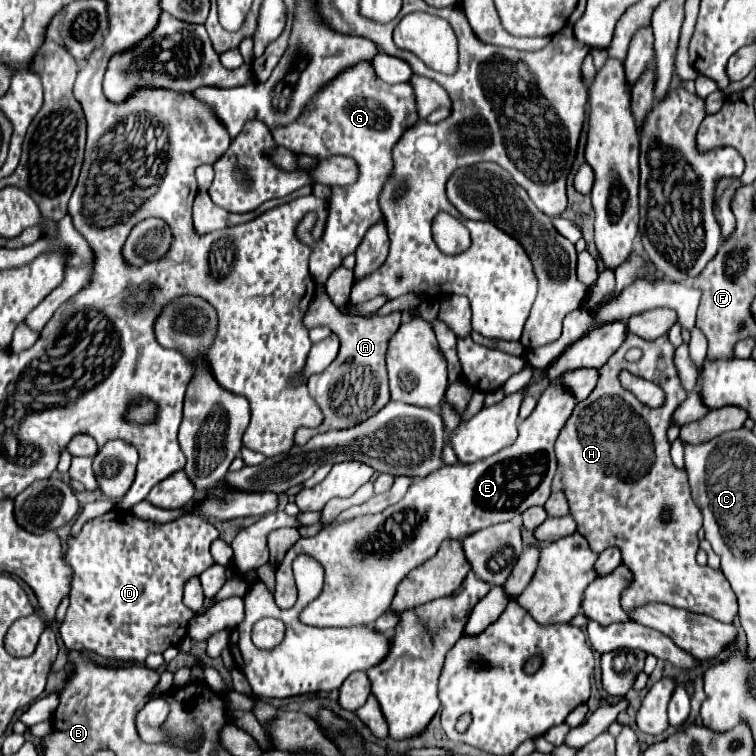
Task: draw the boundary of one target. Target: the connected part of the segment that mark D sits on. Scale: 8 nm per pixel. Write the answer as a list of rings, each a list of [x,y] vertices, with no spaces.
[[[112,509],[112,511],[108,511],[108,513],[100,515],[100,517],[94,517],[94,519],[86,521],[76,537],[68,537],[66,561],[74,569],[74,579],[72,579],[72,591],[70,591],[70,607],[68,607],[68,613],[66,613],[64,623],[60,625],[60,637],[62,637],[64,645],[70,651],[94,653],[94,655],[100,655],[100,657],[110,659],[110,661],[130,661],[130,663],[140,663],[140,665],[152,653],[164,653],[168,647],[178,647],[182,643],[182,639],[188,635],[188,623],[190,623],[190,619],[196,615],[192,609],[188,609],[182,603],[182,587],[184,587],[184,581],[188,581],[192,575],[200,575],[202,571],[206,571],[214,563],[214,559],[210,555],[210,543],[216,537],[218,537],[216,527],[208,519],[204,519],[200,515],[184,515],[178,521],[170,521],[170,523],[160,525],[160,523],[154,523],[154,521],[138,519],[130,511],[126,511],[126,515],[124,515],[122,511]]]

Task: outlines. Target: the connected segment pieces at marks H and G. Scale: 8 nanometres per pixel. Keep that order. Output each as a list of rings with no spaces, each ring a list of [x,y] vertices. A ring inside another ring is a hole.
[[[628,333],[624,345],[616,355],[608,359],[604,367],[600,367],[600,381],[596,389],[588,395],[588,399],[576,403],[570,419],[562,427],[556,439],[556,459],[562,475],[562,491],[570,501],[570,513],[578,523],[578,531],[588,539],[592,551],[600,553],[606,547],[618,547],[622,551],[622,563],[628,565],[634,573],[634,585],[624,591],[622,609],[628,613],[648,603],[666,603],[670,607],[682,607],[692,613],[704,613],[718,621],[732,623],[738,617],[736,595],[728,585],[722,569],[706,569],[696,563],[698,549],[698,529],[702,527],[702,513],[694,505],[690,495],[690,485],[686,477],[686,469],[678,469],[670,459],[670,441],[666,437],[666,429],[670,425],[670,417],[684,401],[686,391],[680,385],[674,367],[674,347],[666,335],[656,341],[644,341],[632,333]],[[630,347],[640,347],[644,351],[638,363],[628,363],[624,359]],[[628,369],[630,373],[642,373],[642,379],[648,379],[662,389],[668,389],[668,397],[660,407],[648,407],[640,403],[632,393],[624,391],[618,373]],[[662,513],[670,513],[670,519],[664,521]]]
[[[360,61],[324,83],[320,93],[306,103],[304,113],[300,113],[290,125],[272,129],[274,141],[294,153],[318,155],[320,159],[348,155],[354,157],[360,167],[360,179],[354,183],[354,193],[346,193],[346,201],[342,201],[342,215],[330,215],[324,237],[310,245],[310,269],[318,285],[326,283],[330,273],[342,265],[342,259],[356,251],[364,233],[382,219],[378,197],[394,169],[392,149],[404,131],[414,127],[418,121],[420,117],[412,85],[386,85],[374,73],[372,61]]]

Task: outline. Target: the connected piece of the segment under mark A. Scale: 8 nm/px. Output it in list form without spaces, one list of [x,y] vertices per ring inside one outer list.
[[[318,287],[312,305],[304,317],[306,325],[326,325],[340,337],[340,351],[336,359],[318,375],[308,379],[308,389],[314,401],[324,411],[324,423],[316,429],[298,429],[294,435],[294,445],[304,445],[318,433],[326,433],[332,429],[350,429],[360,425],[362,421],[376,415],[388,401],[388,375],[386,375],[386,349],[392,333],[400,327],[400,313],[390,313],[386,317],[344,317],[330,297],[326,295],[324,287]]]

